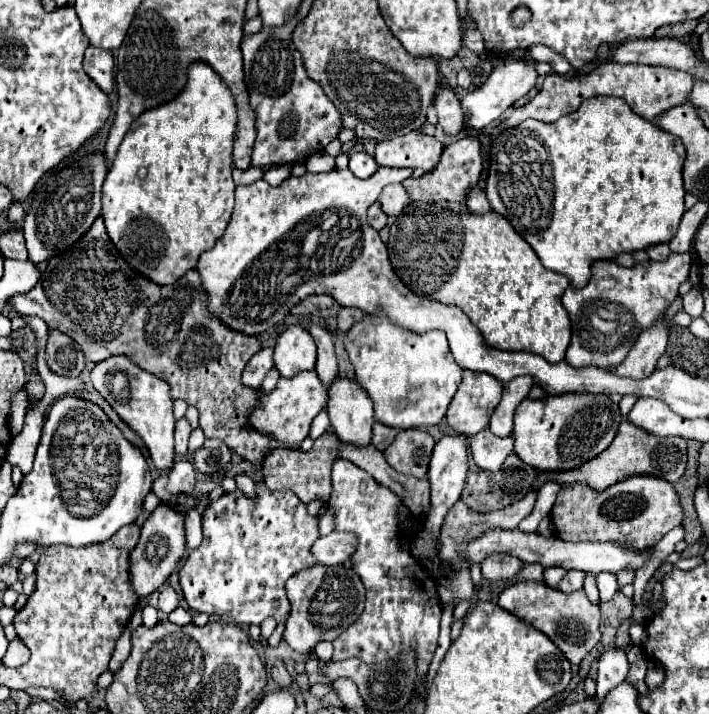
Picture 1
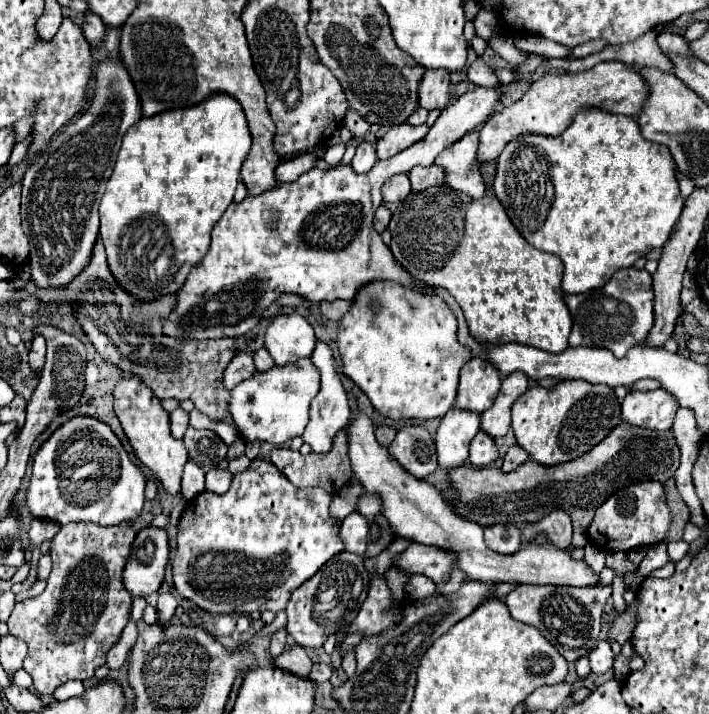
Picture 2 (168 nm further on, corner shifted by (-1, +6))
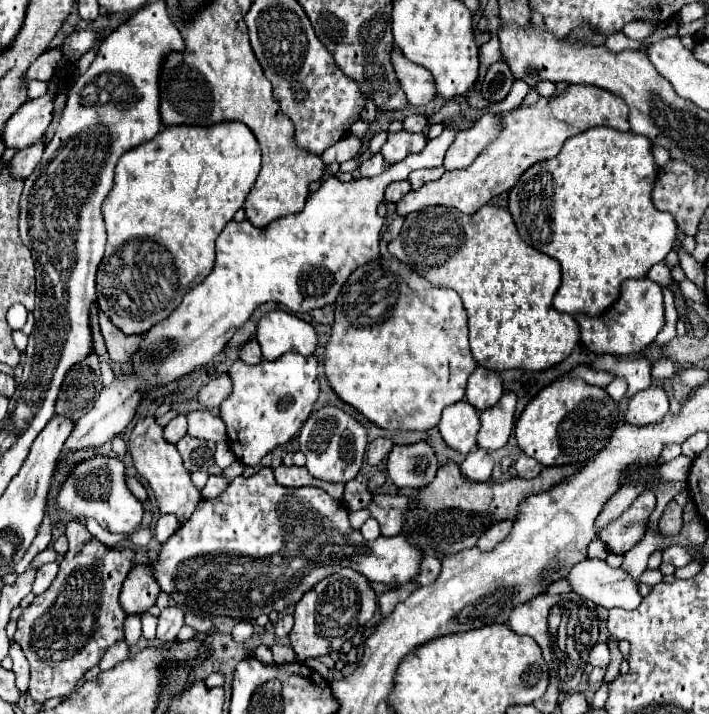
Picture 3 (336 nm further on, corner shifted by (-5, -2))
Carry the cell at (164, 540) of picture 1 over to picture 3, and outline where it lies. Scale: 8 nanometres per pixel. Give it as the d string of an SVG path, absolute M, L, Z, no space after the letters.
M143 563L143 565L135 565L131 569L131 573L127 575L119 601L121 601L123 609L129 615L133 615L133 613L143 613L149 607L153 607L159 593L161 593L161 589L151 573L151 565Z

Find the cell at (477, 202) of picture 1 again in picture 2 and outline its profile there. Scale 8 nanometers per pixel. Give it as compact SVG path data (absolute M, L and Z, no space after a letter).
M473 131L455 141L451 147L443 149L443 153L435 159L435 163L445 171L447 183L453 189L459 189L475 199L485 195L485 185L475 165L477 147L479 147L479 131Z

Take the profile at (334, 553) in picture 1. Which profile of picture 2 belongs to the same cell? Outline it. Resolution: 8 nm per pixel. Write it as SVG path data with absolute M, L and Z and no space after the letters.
M351 513L349 517L343 519L341 539L349 551L363 555L367 549L367 533L369 523L365 521L365 517L359 517L359 513Z

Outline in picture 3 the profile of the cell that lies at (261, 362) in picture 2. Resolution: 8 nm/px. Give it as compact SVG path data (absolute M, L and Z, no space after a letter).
M255 339L247 341L243 351L241 351L241 361L247 363L247 365L259 365L259 361L263 361L263 355L261 355L261 347Z

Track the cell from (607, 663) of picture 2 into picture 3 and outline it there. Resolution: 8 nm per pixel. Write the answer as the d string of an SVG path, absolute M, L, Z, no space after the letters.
M597 643L589 653L589 663L593 667L607 667L609 665L609 647L605 643Z

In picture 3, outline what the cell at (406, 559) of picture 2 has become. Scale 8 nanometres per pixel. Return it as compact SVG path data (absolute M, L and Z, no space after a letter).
M261 467L251 477L237 477L231 481L227 491L215 499L203 499L191 521L181 525L179 531L163 543L157 563L153 565L153 575L161 591L169 593L177 605L185 605L201 615L211 617L237 617L237 619L257 619L259 615L269 615L271 611L287 613L283 609L293 607L305 591L309 591L323 577L337 573L341 567L353 567L361 571L371 583L383 583L387 587L399 587L413 581L421 573L423 553L415 549L403 535L383 537L367 541L361 531L353 529L347 519L345 503L335 501L319 487L299 487L289 489L275 481L271 467Z

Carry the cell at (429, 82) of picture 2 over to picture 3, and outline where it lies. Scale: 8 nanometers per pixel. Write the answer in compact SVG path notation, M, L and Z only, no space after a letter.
M393 49L391 61L395 65L397 79L411 105L427 105L437 97L433 77L431 77L431 73L427 73L427 69L407 61L407 57L403 57L403 53L399 53L399 49Z

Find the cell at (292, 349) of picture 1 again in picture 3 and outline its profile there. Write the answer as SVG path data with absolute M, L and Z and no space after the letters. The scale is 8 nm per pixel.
M279 309L271 311L257 323L257 341L263 357L269 361L277 361L289 351L309 357L315 353L317 333L303 319Z

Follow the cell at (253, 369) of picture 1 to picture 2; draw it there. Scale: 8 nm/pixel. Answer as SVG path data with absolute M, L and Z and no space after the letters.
M237 353L229 361L227 369L223 371L223 385L225 385L225 389L231 391L235 385L239 385L241 381L245 381L253 373L255 373L255 365L251 361L251 353Z

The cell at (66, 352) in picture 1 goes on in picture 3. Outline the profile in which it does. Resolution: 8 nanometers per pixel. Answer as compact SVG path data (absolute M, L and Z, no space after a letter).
M91 353L85 357L79 365L73 365L67 371L67 377L63 381L63 389L59 391L55 413L63 417L71 417L71 421L79 421L87 409L95 403L95 397L99 397L103 389L101 375L99 375L99 361L97 355Z

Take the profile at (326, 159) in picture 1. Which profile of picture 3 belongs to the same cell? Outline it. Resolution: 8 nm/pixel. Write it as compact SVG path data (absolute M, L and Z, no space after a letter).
M347 135L345 139L337 141L331 149L327 149L321 159L331 165L331 163L345 163L349 159L353 159L361 149L361 141L355 135Z

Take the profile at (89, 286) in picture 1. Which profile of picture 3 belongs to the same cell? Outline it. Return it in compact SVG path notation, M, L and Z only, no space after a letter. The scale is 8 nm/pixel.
M99 311L99 327L111 361L117 365L129 365L133 353L143 341L143 335L125 335L103 311Z

